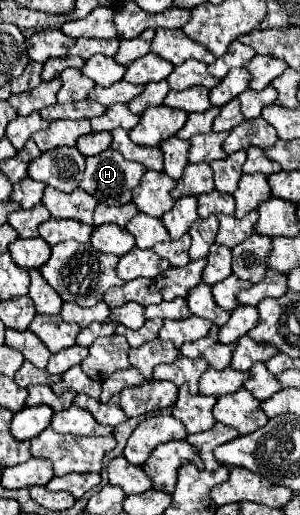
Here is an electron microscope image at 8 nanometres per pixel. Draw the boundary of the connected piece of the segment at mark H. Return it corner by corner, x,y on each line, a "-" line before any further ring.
112,148
86,158
86,172
80,188
108,206
122,206
132,200
132,190
142,180
146,168
130,162

